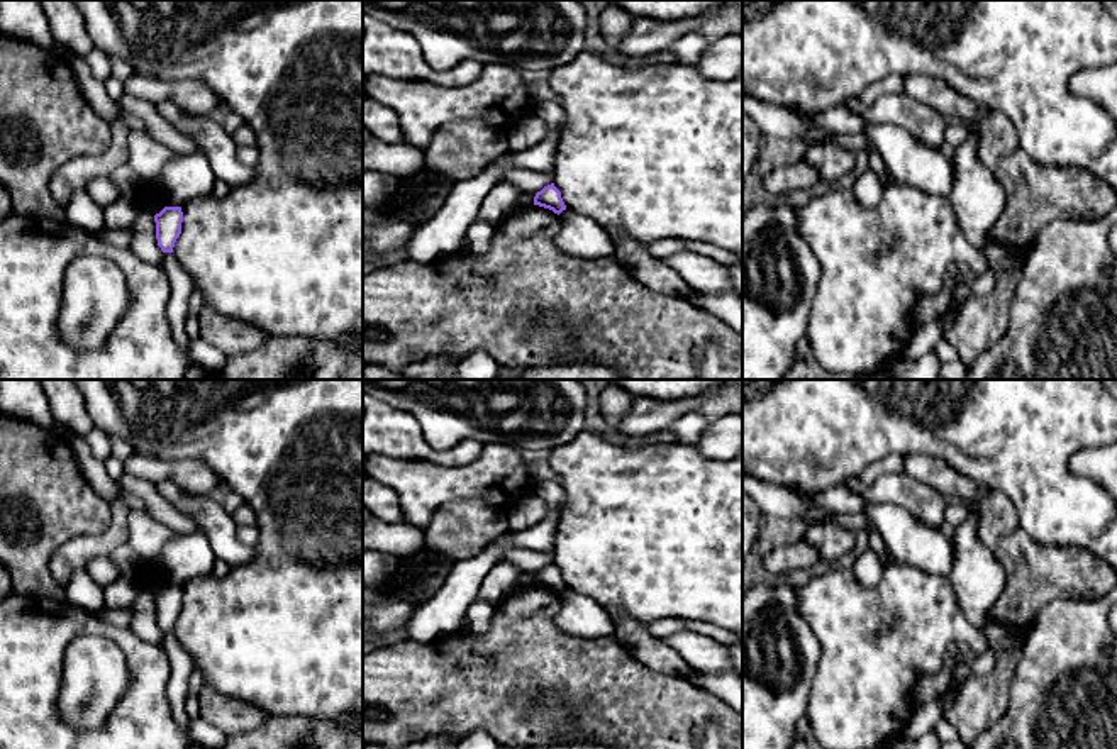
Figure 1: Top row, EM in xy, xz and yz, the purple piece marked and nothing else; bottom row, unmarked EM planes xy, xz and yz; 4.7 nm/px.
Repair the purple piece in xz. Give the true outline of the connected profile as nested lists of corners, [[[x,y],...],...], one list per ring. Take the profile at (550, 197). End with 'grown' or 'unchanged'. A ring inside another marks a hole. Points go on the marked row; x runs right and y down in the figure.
[[[554,183],[544,186],[541,191],[536,193],[534,205],[549,208],[558,215],[563,210],[566,210],[566,205],[564,205],[564,202],[561,198],[561,191],[554,186]]] | unchanged

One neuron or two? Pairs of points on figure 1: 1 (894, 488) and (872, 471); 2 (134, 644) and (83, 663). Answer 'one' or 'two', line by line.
1: two
2: two

